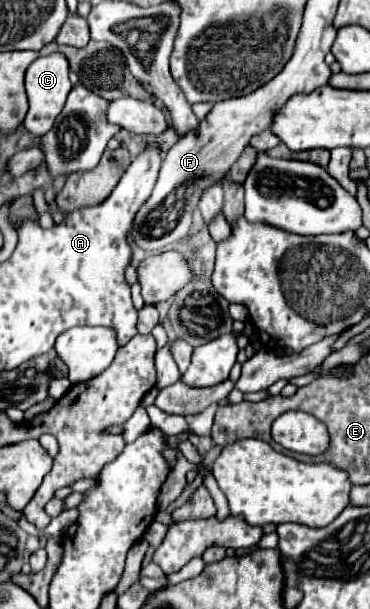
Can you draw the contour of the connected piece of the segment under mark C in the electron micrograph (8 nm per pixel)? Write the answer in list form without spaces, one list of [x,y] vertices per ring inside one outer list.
[[[53,52],[49,56],[41,56],[37,58],[25,74],[25,90],[29,96],[29,112],[25,116],[25,130],[37,138],[41,138],[43,134],[47,134],[53,128],[55,118],[59,116],[59,112],[63,110],[63,104],[67,100],[67,94],[71,92],[71,80],[69,80],[69,62],[65,58],[65,54],[61,52]]]

